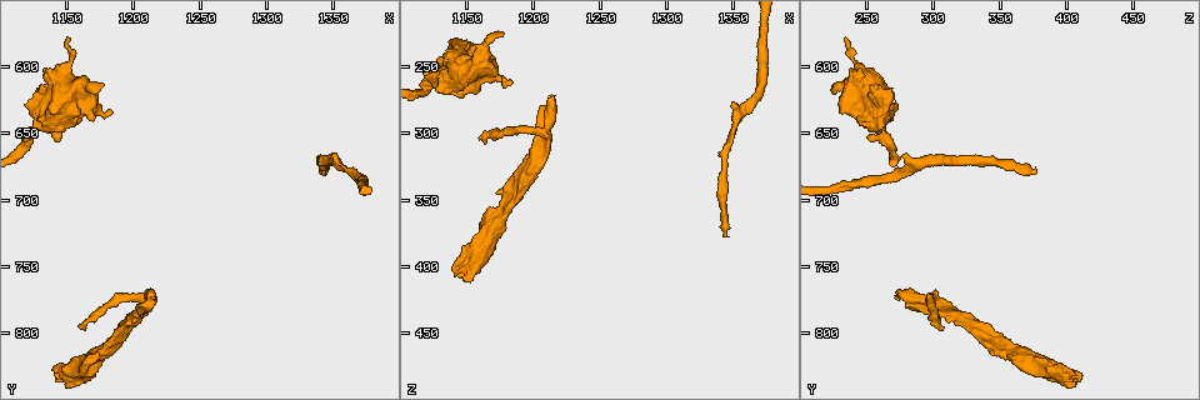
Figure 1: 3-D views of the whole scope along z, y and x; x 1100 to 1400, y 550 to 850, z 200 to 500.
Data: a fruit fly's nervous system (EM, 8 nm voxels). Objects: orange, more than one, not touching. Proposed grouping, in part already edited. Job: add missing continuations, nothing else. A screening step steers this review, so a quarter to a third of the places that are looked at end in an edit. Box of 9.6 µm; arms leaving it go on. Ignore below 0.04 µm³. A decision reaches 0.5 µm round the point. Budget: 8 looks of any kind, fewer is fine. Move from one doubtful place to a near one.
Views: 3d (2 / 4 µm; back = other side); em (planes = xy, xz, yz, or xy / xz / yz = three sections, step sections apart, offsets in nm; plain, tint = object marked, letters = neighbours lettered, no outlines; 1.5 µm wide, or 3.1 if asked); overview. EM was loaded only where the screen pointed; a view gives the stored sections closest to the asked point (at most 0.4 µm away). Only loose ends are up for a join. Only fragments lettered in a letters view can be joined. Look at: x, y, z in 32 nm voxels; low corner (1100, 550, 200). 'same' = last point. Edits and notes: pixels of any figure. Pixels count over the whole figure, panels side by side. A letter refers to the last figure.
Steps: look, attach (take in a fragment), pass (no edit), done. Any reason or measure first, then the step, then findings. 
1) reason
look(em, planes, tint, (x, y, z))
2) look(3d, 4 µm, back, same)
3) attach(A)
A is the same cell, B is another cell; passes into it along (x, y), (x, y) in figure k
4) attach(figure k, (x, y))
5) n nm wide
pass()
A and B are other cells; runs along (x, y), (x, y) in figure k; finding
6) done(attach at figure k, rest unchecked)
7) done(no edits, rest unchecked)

thick end
look(3d, 4 µm, (1140, 834, 404))

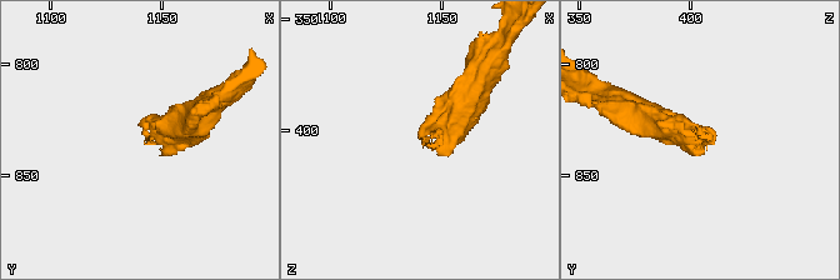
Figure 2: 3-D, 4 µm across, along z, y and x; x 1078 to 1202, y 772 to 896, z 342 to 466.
look(em, 3.1 µm, xz, step 16, letters, (1142, 835, 407))

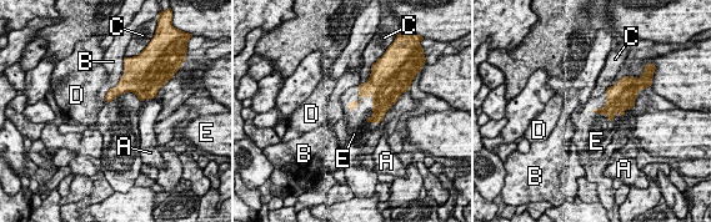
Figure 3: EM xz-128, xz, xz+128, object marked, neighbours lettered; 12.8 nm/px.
pass()
A, B, C, D and E are other cells; border along (617, 111), (612, 120) in figure 3; none of them fits

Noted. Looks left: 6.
free end
look(3d, 4 µm, (1164, 798, 308))

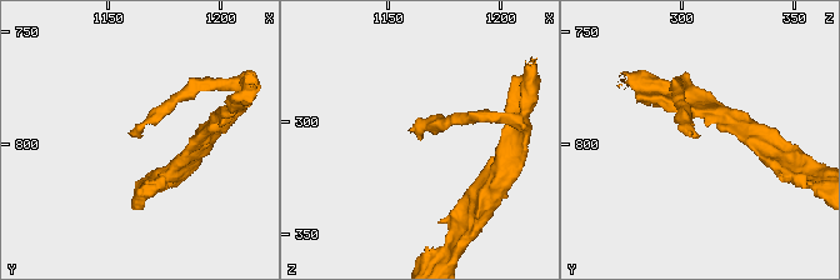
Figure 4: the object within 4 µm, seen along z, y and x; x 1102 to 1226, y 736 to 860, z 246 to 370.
look(em, xz, step 8, letters, (1164, 796, 305))

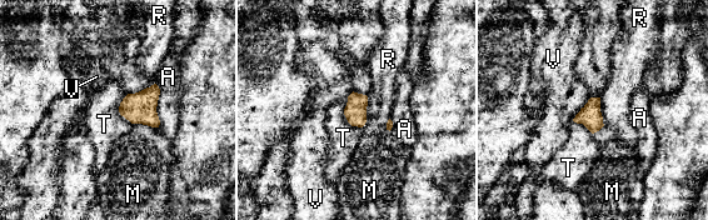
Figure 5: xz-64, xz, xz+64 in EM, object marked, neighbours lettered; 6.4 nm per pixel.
pass()
A, M, R, T and V are other cells; border along (599, 98), (599, 111), (604, 125) in figure 5; none of them fits

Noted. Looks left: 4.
free end
look(em, planes, letters, (1216, 772, 272))

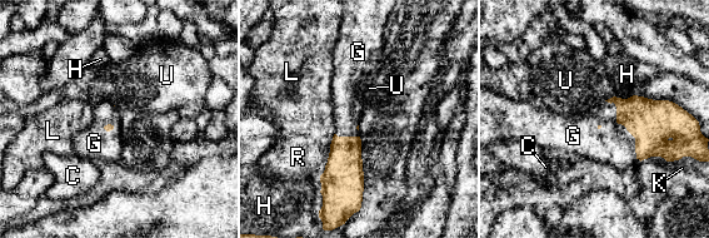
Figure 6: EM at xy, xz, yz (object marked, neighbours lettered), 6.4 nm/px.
attach(G)
G is the same cell, C, H, K, L, R and U are other cells; passes into it along (652, 123), (623, 124), (613, 144) in figure 6; it goes on there

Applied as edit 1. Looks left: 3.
done(attach at figure 6, rest unchecked)

